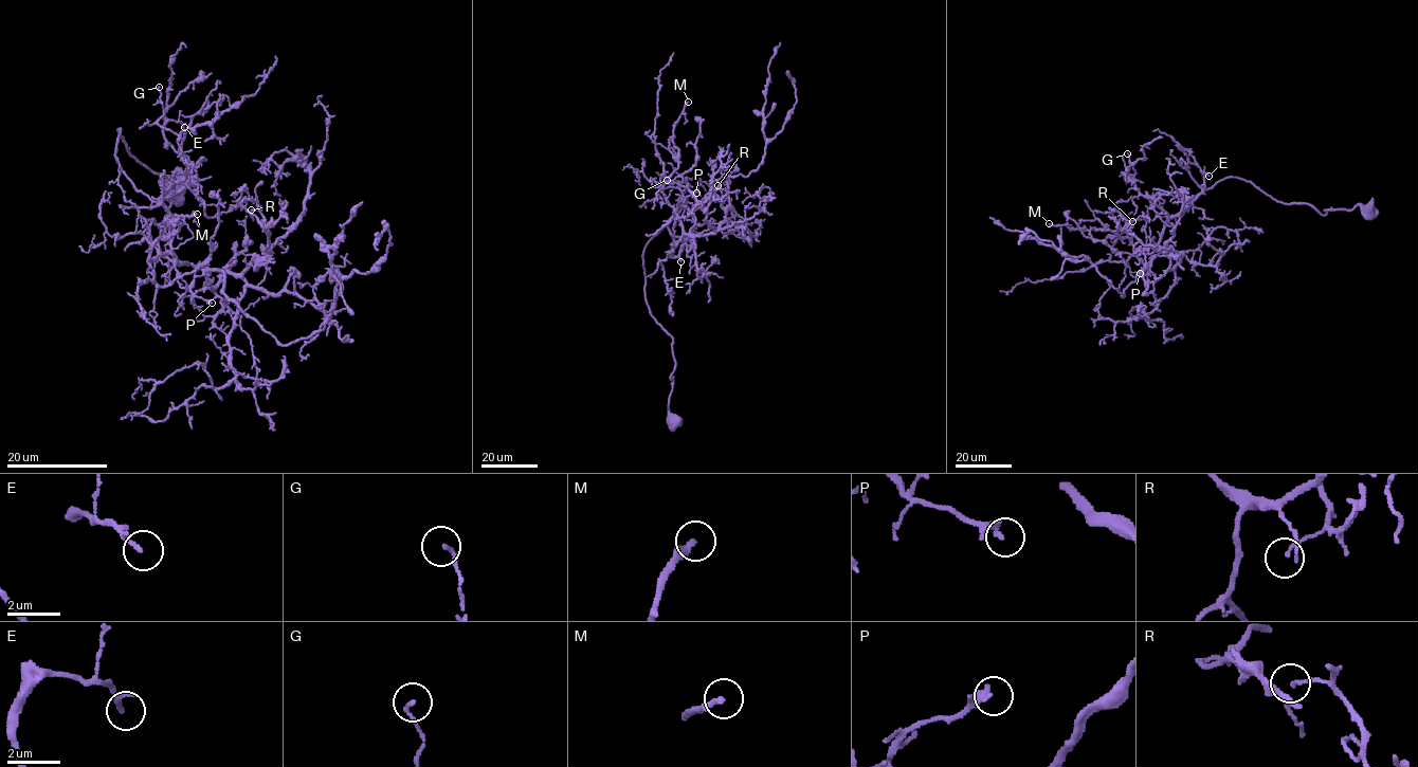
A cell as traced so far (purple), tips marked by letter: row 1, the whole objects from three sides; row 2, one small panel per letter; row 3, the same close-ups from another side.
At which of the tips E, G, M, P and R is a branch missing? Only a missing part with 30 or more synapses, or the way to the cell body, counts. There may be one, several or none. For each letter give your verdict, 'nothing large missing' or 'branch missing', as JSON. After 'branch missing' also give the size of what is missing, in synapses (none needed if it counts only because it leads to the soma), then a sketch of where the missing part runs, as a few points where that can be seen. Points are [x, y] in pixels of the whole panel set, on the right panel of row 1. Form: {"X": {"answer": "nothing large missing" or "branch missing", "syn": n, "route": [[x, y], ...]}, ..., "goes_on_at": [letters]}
{"E": {"answer": "nothing large missing"}, "G": {"answer": "nothing large missing"}, "M": {"answer": "branch missing", "syn": 40, "route": [[1049, 223], [1020, 229], [1017, 234]]}, "P": {"answer": "nothing large missing"}, "R": {"answer": "nothing large missing"}, "goes_on_at": ["M"]}

